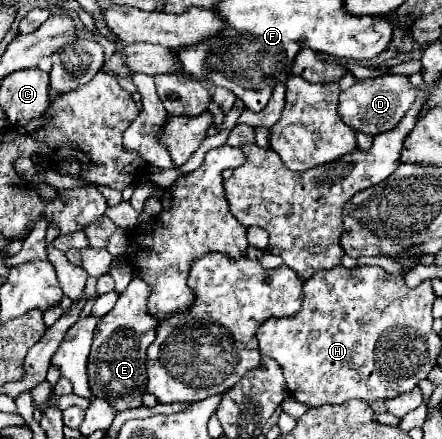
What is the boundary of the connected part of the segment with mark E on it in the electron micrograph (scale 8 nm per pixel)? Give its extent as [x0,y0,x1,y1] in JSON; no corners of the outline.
[88,279,156,411]

